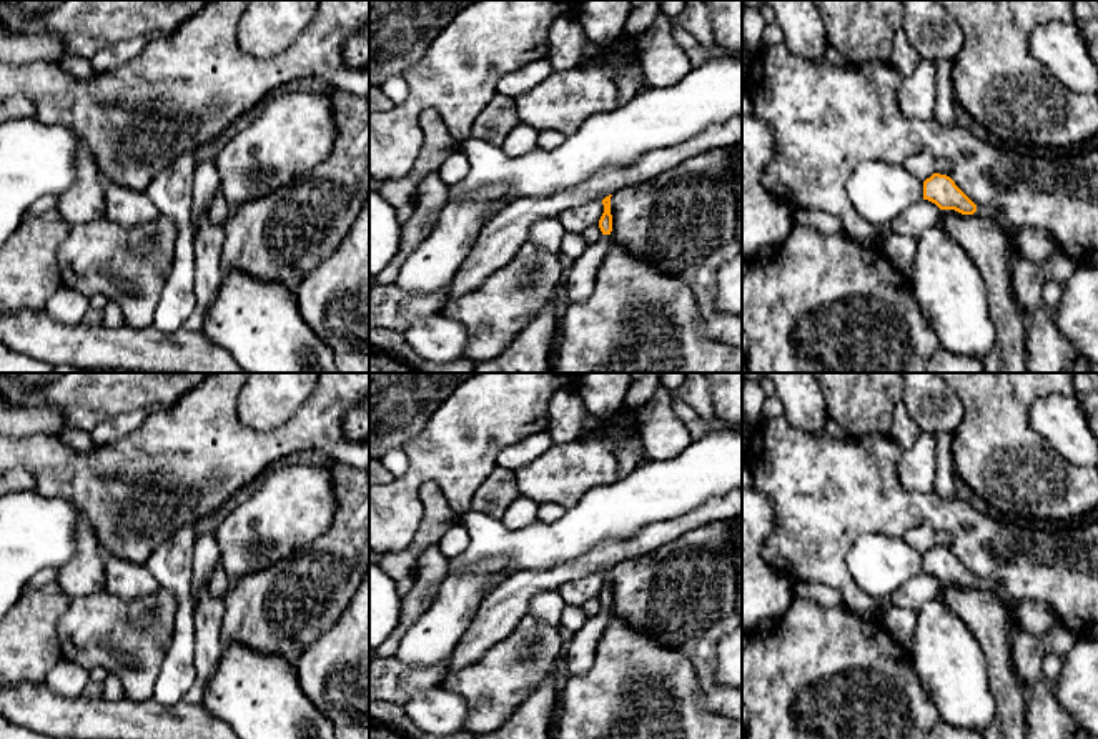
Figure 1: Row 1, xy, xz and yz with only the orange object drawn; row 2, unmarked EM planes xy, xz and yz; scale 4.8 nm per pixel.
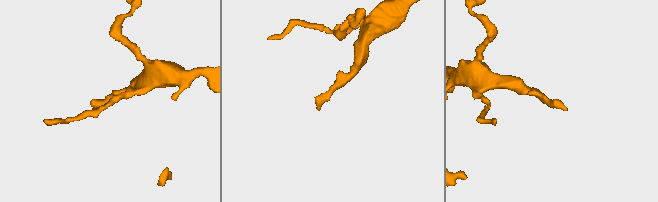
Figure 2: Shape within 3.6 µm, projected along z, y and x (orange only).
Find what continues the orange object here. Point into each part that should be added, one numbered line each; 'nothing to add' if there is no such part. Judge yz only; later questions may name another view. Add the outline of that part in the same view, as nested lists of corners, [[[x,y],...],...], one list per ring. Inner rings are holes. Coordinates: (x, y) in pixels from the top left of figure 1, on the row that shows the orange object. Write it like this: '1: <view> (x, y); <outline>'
1: yz (989, 212); [[[978,205],[977,211],[982,216],[990,218],[990,220],[1003,220],[1002,215],[1000,215],[1000,211],[995,206],[982,206],[982,205]]]

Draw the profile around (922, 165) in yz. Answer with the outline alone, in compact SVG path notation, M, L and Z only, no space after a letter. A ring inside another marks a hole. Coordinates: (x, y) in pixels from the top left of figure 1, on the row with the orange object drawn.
M923 150L913 156L908 156L902 165L917 178L925 181L935 173L935 161L937 158L930 150Z

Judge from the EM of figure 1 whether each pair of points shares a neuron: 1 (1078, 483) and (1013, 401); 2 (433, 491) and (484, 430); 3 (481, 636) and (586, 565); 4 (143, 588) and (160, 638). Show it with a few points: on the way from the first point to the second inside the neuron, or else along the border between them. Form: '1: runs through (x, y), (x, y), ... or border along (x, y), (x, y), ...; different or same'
1: runs through (1053, 478), (1013, 440), (1013, 426); same
2: border along (418, 486), (433, 481), (459, 516); different
3: runs through (506, 610), (534, 581), (551, 580), (559, 575); same
4: border along (162, 586), (145, 600); different

